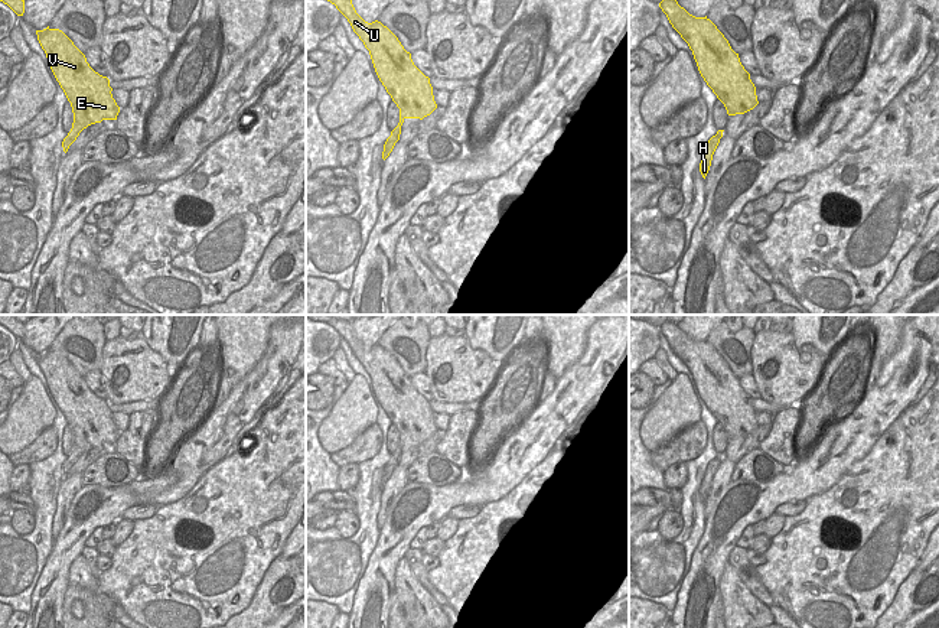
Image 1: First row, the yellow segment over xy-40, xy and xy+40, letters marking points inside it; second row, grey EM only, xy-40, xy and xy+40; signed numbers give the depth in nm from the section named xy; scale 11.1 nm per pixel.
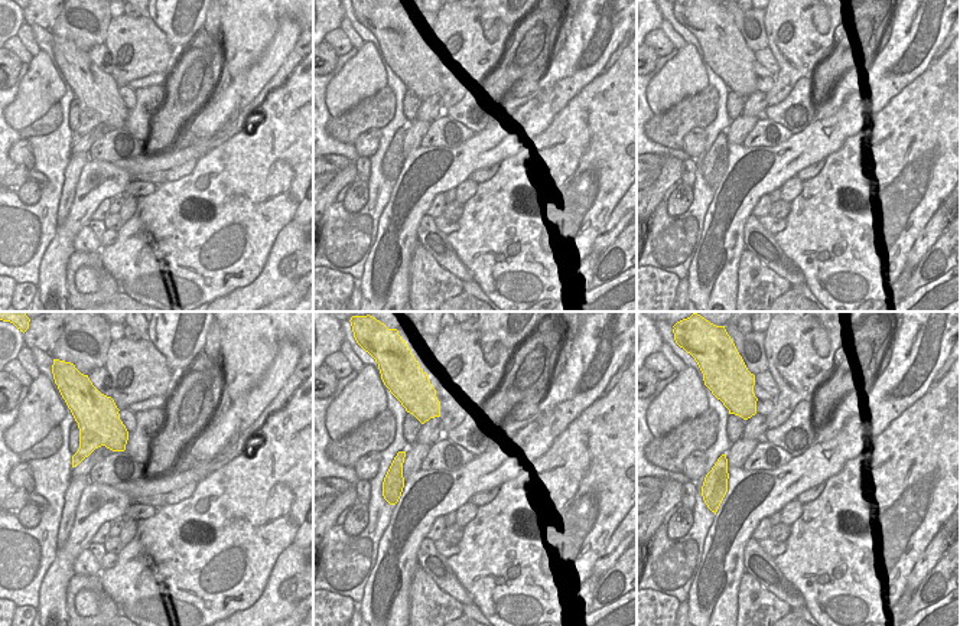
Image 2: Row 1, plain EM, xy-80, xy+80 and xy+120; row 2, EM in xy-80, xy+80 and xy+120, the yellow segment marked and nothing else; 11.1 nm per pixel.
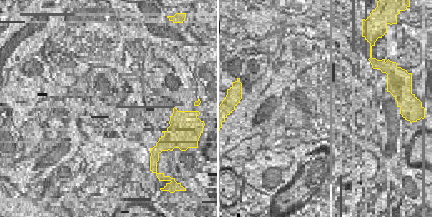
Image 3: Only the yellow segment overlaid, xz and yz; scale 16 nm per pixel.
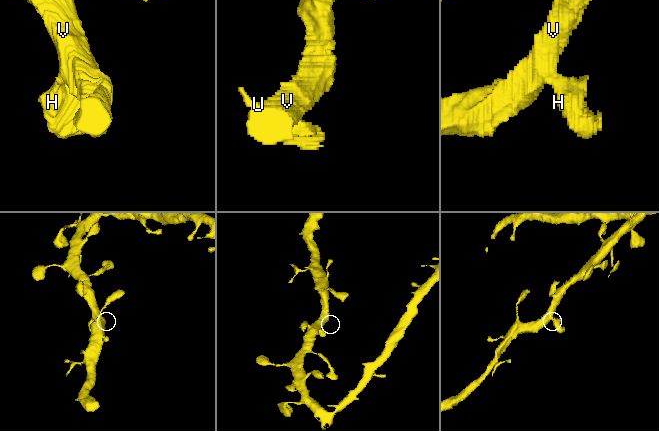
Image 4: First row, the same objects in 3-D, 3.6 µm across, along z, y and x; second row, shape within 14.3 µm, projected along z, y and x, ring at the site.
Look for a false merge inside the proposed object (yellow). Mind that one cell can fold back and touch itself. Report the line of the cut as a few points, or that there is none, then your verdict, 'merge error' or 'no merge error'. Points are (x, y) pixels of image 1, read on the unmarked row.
cut none; no merge error

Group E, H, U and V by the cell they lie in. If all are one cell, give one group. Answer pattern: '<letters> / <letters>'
E H U V

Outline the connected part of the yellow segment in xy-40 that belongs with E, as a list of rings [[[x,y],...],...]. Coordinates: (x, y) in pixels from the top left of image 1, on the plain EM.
[[[48,349],[36,354],[36,358],[48,387],[72,430],[72,452],[62,465],[66,476],[88,449],[102,443],[117,443],[120,430],[113,422],[110,403],[89,390],[85,378],[62,354]]]

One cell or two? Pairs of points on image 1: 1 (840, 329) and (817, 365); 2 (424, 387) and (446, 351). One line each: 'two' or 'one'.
1: two
2: two

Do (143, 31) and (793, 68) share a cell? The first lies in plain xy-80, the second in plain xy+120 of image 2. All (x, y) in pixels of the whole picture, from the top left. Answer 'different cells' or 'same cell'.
same cell

